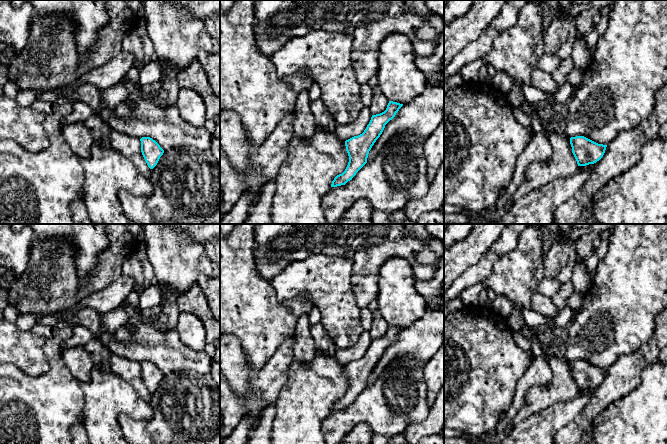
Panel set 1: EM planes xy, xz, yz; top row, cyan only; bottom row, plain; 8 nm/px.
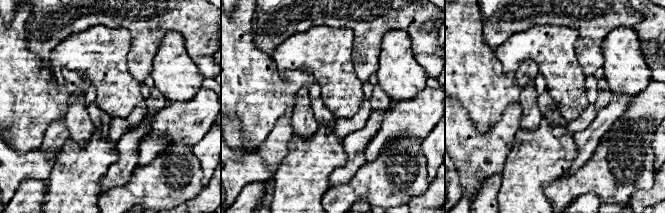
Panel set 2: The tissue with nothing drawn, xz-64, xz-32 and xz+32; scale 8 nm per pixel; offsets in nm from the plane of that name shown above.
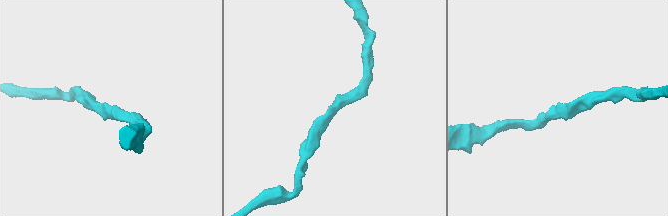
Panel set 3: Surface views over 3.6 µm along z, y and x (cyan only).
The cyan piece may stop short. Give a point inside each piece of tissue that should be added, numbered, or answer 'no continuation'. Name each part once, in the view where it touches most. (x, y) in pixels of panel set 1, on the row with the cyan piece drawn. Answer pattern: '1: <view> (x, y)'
no continuation

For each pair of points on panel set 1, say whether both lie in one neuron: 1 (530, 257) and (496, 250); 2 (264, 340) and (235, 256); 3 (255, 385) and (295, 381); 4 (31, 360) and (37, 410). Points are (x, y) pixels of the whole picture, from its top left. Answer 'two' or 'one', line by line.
1: two
2: one
3: two
4: two

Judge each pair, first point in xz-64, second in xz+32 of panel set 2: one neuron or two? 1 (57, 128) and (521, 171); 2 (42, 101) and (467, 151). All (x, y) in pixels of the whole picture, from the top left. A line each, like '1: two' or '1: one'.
1: two
2: two

